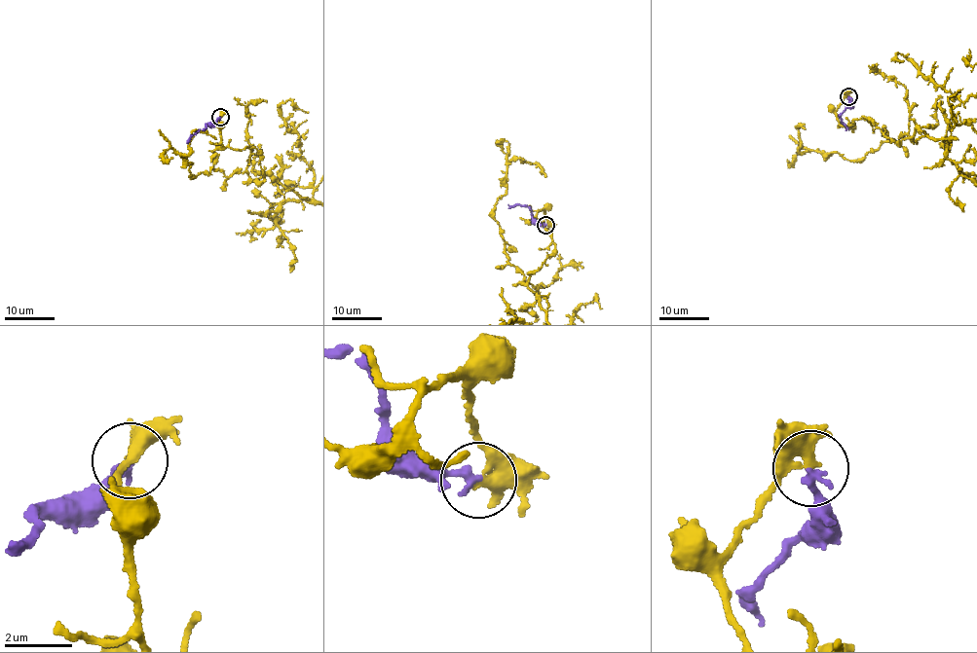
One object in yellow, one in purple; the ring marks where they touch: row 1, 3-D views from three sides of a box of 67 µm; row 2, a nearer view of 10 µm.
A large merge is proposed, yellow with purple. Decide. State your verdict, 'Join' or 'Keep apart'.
Join

